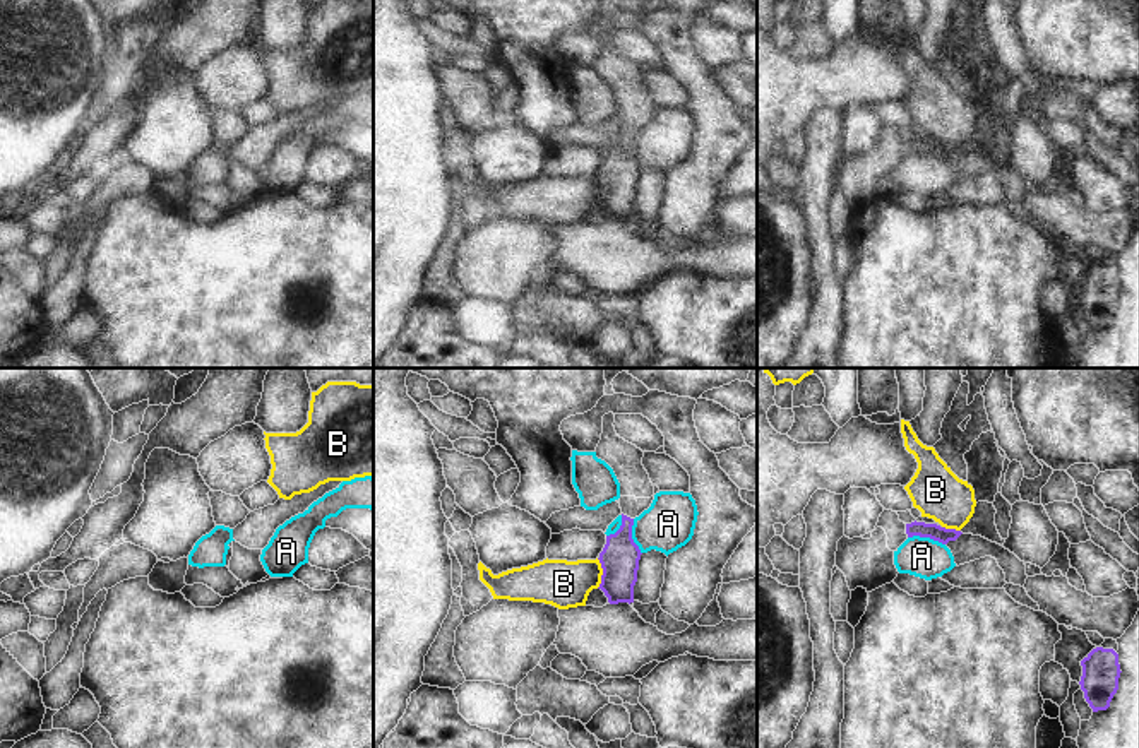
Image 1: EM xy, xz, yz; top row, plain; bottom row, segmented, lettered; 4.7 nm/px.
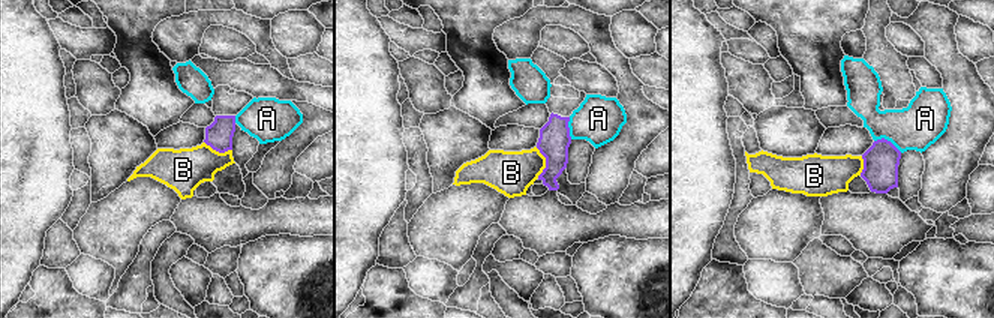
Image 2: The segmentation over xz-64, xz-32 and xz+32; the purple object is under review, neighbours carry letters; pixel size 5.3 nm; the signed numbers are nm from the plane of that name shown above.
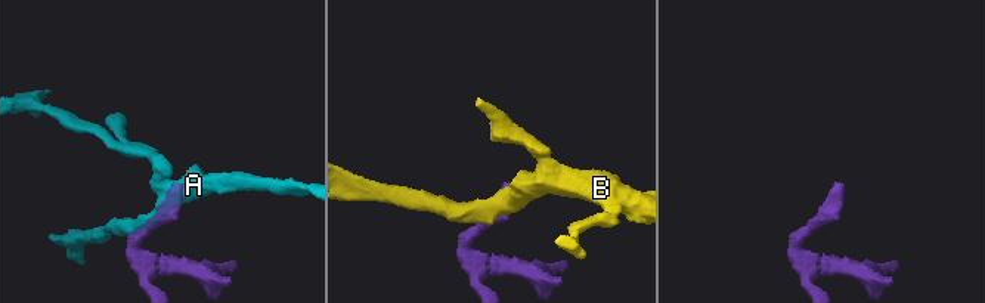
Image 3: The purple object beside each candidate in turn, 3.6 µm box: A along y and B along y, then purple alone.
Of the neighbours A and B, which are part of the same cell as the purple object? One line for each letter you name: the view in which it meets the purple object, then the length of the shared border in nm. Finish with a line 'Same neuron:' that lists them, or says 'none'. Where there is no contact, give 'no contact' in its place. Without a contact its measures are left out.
Same neuron: none

